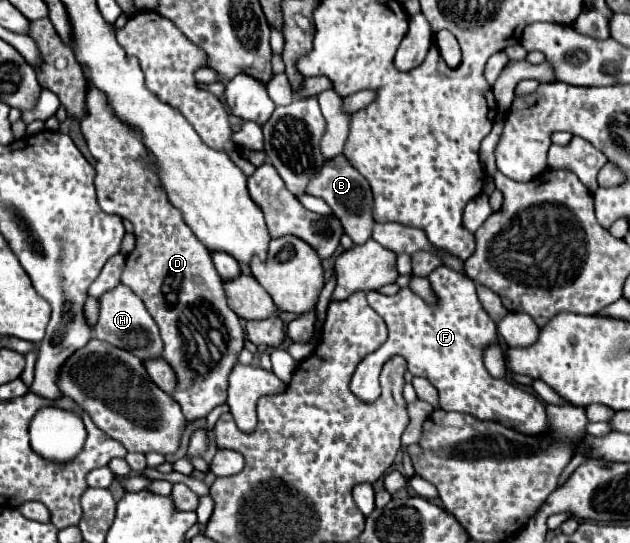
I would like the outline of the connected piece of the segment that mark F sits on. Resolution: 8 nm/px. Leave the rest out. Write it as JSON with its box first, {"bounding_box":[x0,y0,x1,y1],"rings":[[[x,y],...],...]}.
{"bounding_box":[349,265,549,435],"rings":[[[443,265],[429,275],[429,281],[439,297],[437,305],[427,305],[409,287],[401,289],[397,295],[383,295],[379,291],[367,293],[369,305],[387,323],[389,337],[375,353],[369,353],[357,365],[349,385],[351,393],[355,393],[355,397],[359,397],[361,401],[377,401],[381,393],[379,371],[383,363],[391,355],[401,355],[405,357],[409,373],[413,377],[425,377],[435,385],[435,389],[439,391],[441,409],[469,413],[477,419],[497,421],[529,435],[545,433],[549,427],[545,403],[537,395],[523,391],[509,381],[491,377],[485,369],[483,353],[491,345],[497,345],[499,337],[493,319],[487,315],[477,297],[475,283],[469,277]]]}

